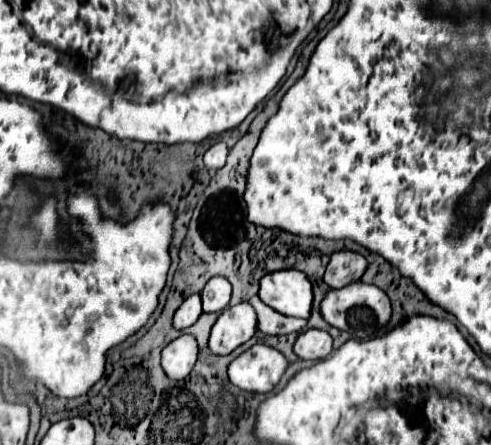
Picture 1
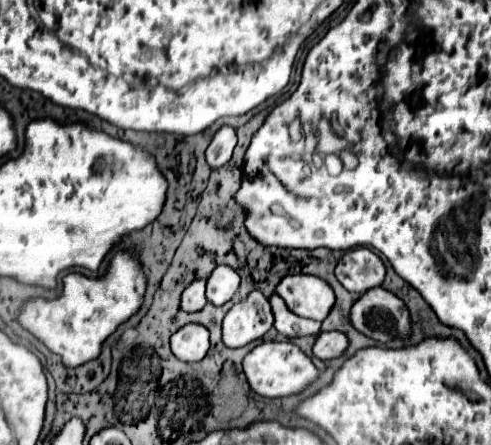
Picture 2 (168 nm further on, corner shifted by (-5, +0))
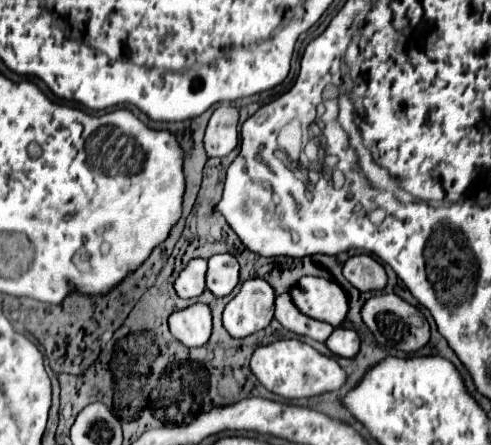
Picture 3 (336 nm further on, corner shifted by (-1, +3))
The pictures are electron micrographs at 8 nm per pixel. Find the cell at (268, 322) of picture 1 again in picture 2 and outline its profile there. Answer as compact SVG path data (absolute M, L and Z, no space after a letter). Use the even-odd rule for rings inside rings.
M272 295L270 297L272 309L274 309L274 327L278 329L278 333L294 339L300 335L320 335L320 321L312 321L312 319L302 319L298 315L294 315L284 299L280 295Z

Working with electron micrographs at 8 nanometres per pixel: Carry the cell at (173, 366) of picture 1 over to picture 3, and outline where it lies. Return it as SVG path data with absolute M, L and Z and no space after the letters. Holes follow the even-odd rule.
M194 304L186 310L178 310L168 318L172 336L186 348L204 346L212 332L212 316L206 304Z

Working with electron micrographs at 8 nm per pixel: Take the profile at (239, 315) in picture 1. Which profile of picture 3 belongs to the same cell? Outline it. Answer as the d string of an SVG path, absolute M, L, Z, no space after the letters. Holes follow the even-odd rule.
M246 280L240 292L226 304L222 324L232 338L246 338L264 330L274 318L274 290L266 280Z

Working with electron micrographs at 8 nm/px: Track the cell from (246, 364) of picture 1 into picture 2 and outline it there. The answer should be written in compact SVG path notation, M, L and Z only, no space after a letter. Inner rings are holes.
M266 341L254 347L246 359L244 359L244 373L252 387L262 397L288 397L302 393L308 385L312 385L318 379L318 369L312 363L312 359L292 341L278 343L278 341Z

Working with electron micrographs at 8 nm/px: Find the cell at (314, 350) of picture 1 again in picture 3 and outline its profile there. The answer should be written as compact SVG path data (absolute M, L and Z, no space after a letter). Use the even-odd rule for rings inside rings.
M336 328L336 330L330 334L330 338L326 340L326 346L328 346L328 350L330 350L332 354L350 358L350 356L354 356L354 354L358 352L358 348L360 348L360 338L358 338L358 334L356 334L354 330L350 330L350 328Z

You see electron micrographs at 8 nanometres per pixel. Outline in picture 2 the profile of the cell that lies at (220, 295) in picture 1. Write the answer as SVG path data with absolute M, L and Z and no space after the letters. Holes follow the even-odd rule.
M218 265L208 277L206 297L210 303L220 307L232 299L232 295L238 291L238 285L240 285L238 273L228 265Z

